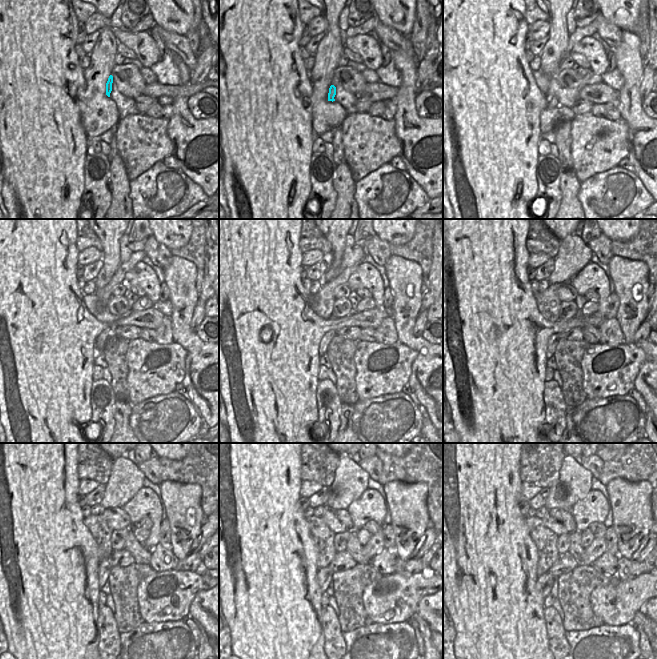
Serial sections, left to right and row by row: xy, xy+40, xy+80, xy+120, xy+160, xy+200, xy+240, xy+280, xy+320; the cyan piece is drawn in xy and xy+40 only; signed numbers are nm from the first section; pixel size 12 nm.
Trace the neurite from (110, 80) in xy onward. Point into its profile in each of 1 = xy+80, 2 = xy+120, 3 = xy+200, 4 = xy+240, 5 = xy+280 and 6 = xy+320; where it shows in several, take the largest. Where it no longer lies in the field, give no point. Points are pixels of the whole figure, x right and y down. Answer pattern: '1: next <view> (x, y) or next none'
1: next xy+80 (553, 102)
2: next xy+120 (101, 340)
3: next xy+200 (552, 340)
4: next xy+240 (104, 568)
5: next xy+280 (324, 576)
6: next xy+320 (545, 582)

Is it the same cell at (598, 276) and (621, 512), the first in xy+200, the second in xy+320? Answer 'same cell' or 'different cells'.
different cells

